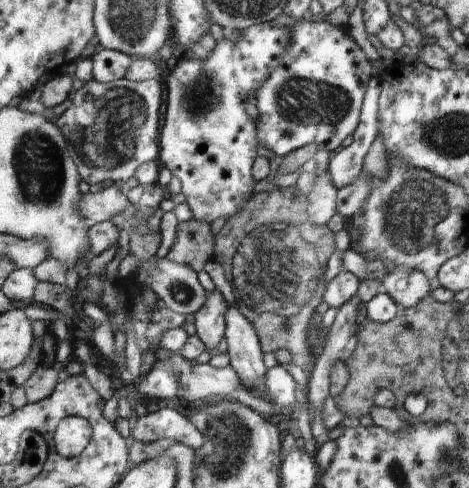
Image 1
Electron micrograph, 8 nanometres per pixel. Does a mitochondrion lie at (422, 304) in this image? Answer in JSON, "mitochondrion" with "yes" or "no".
{"mitochondrion":"no"}

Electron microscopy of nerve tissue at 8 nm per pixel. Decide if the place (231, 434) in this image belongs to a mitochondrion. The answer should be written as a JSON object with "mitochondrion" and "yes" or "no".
{"mitochondrion":"yes"}

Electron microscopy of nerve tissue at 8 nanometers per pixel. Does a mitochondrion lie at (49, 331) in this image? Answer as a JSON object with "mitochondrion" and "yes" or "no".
{"mitochondrion":"no"}

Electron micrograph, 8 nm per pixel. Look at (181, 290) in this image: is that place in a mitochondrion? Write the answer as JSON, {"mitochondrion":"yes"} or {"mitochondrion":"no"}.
{"mitochondrion":"yes"}

